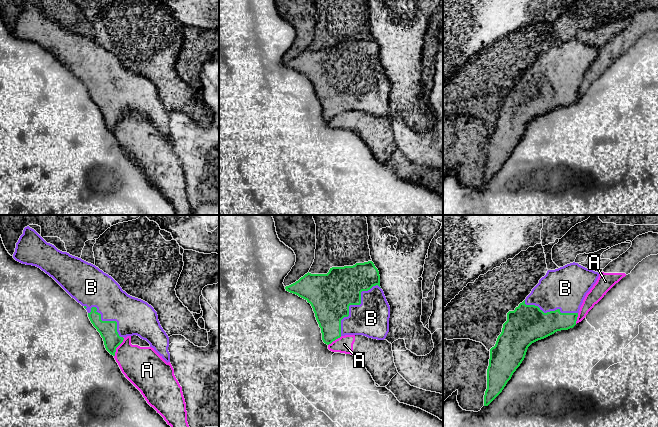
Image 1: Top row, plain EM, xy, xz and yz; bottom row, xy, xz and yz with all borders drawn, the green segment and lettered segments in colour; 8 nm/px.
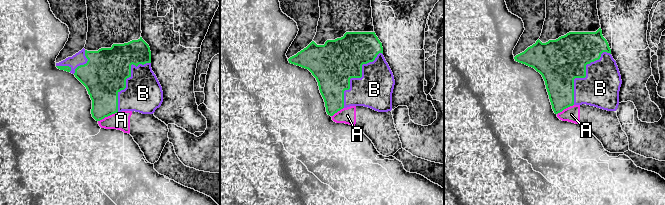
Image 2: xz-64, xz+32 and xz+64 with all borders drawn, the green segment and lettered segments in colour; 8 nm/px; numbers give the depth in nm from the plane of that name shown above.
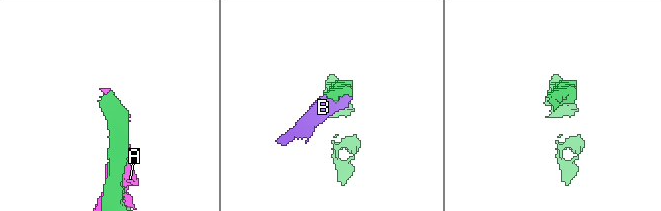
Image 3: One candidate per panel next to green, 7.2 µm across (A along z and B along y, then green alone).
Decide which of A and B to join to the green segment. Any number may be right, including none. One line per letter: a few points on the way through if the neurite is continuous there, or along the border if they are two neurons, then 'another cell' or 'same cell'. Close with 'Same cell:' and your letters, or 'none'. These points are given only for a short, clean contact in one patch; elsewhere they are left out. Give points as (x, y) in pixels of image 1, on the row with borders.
A: another cell
B: same cell
Same cell: B

